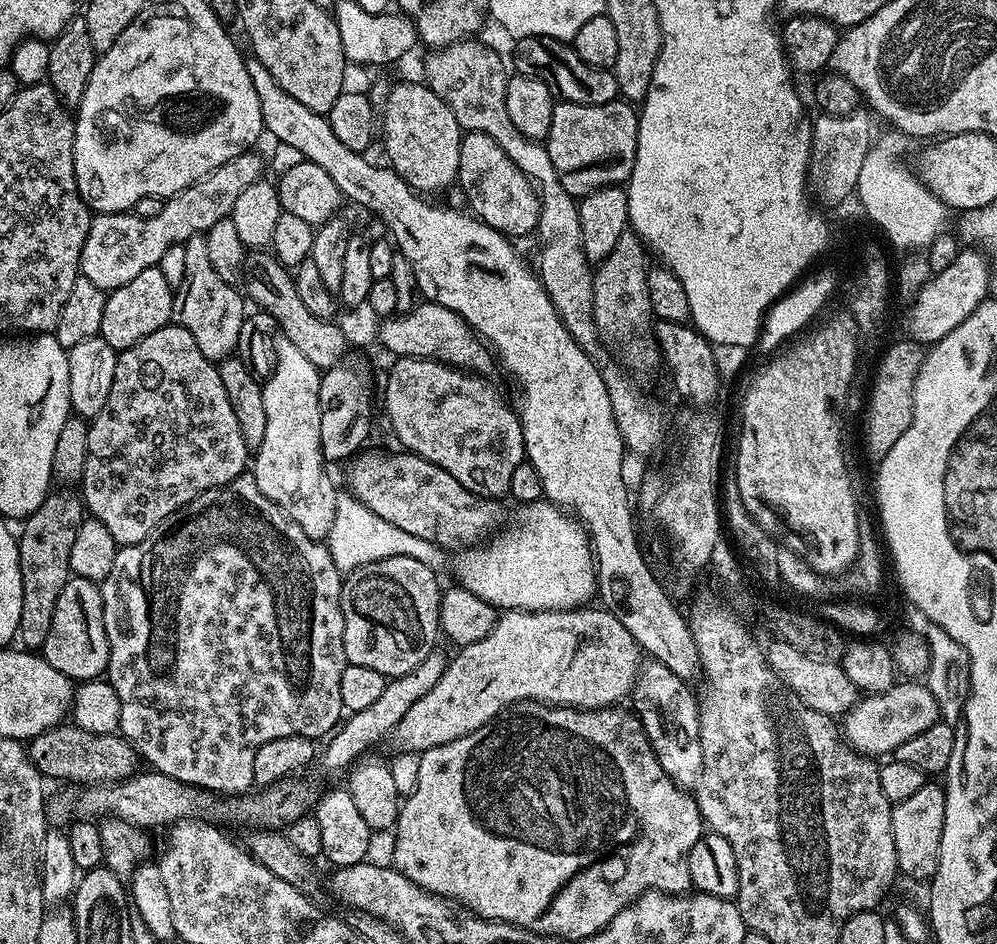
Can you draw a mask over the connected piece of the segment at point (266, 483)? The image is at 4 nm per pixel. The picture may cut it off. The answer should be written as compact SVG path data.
M285 338L277 339L276 365L271 376L262 384L262 403L266 405L266 438L262 438L262 446L255 449L254 463L250 468L251 475L258 482L258 490L262 490L262 494L266 494L266 498L275 502L287 516L294 518L294 522L298 522L298 526L302 526L310 538L318 541L323 541L330 526L334 526L334 506L338 495L338 489L332 485L324 469L326 461L322 454L322 410L318 402L321 375L321 369L311 364L299 352L298 346L294 346L294 342Z

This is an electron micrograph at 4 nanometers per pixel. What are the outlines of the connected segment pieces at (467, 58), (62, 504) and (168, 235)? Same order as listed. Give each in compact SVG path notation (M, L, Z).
M480 38L459 40L427 54L429 56L424 60L423 83L434 90L434 94L438 94L438 98L442 98L446 106L450 106L454 118L458 118L465 133L477 132L486 134L486 138L494 138L494 142L502 146L506 158L510 158L510 162L514 162L514 166L518 166L518 170L522 170L522 174L526 174L526 178L532 183L532 189L540 203L538 237L544 243L540 248L539 278L574 342L578 342L584 352L595 353L598 337L592 317L594 268L582 250L578 200L564 189L562 182L558 182L558 170L554 170L554 162L550 162L547 147L539 140L526 138L515 129L514 122L510 122L510 113L506 110L509 73L504 72L499 54L494 49L487 48Z
M72 490L56 491L49 491L42 506L26 517L22 524L24 529L18 532L24 591L18 640L28 650L43 649L46 634L50 634L50 622L54 622L58 594L62 594L66 582L72 576L70 549L74 547L74 534L78 534L78 526L86 519L83 499L77 493L75 496Z
M249 150L238 154L238 158L230 158L230 162L222 162L222 166L198 182L186 186L186 190L177 196L167 197L162 210L158 210L154 218L144 220L132 210L93 215L80 255L80 275L94 282L94 286L105 290L126 286L126 282L142 274L142 270L157 267L162 254L166 254L170 246L185 244L190 238L208 232L214 222L229 219L234 210L234 202L238 202L242 190L261 179L263 172L260 171L266 168L265 161L263 164L256 154Z

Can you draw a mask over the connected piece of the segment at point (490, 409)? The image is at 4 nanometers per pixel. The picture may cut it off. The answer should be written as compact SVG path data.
M401 356L391 362L388 385L384 388L384 412L392 423L393 434L400 439L399 447L442 466L446 474L454 474L454 478L458 478L458 482L474 494L503 497L514 470L518 470L518 466L526 460L519 415L511 407L508 409L500 401L499 394L484 381L487 379L479 375L469 374L451 364L439 364L436 360L413 356Z

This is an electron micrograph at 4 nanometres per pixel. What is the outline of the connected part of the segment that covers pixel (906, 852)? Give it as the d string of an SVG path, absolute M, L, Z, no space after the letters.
M926 782L916 793L910 794L902 802L894 805L892 810L892 837L896 851L896 867L901 877L909 876L912 880L931 881L938 870L940 851L944 845L944 823L946 822L946 798L943 787L938 783Z

